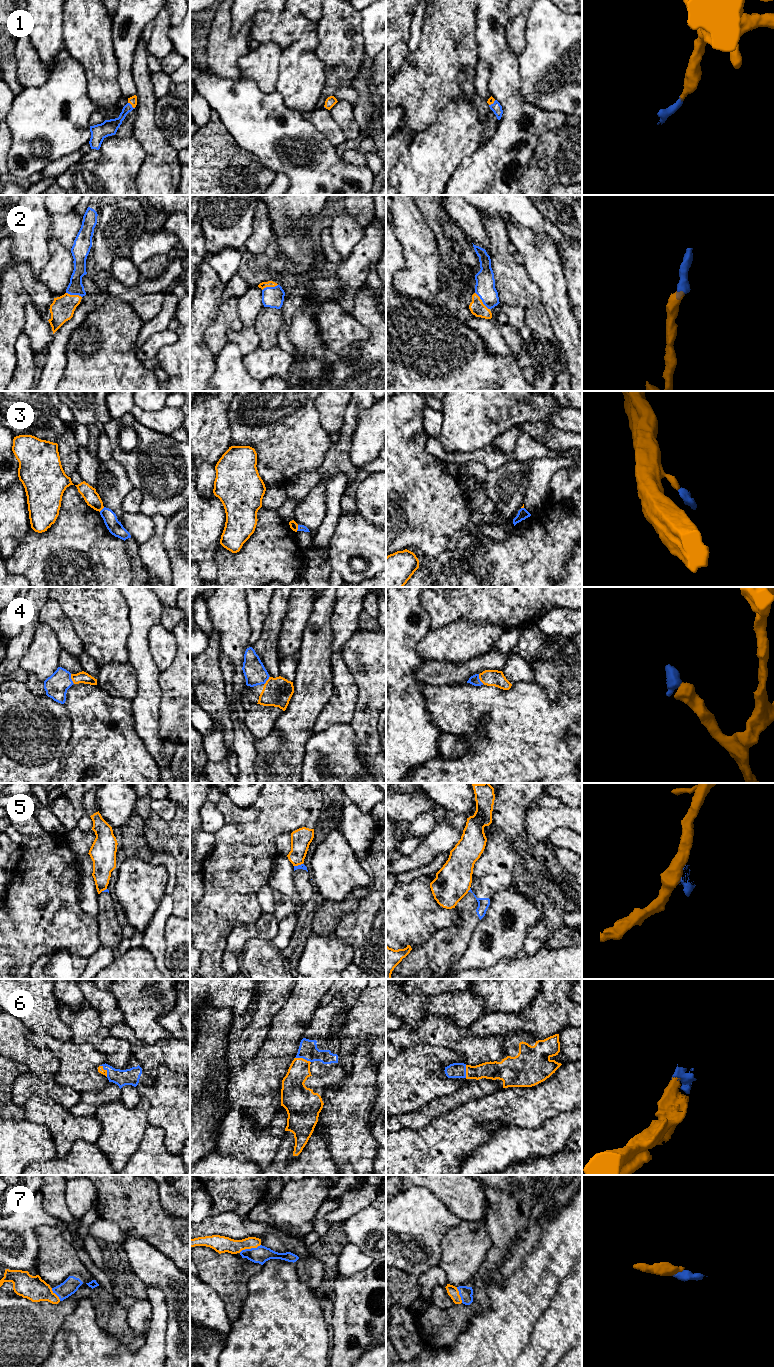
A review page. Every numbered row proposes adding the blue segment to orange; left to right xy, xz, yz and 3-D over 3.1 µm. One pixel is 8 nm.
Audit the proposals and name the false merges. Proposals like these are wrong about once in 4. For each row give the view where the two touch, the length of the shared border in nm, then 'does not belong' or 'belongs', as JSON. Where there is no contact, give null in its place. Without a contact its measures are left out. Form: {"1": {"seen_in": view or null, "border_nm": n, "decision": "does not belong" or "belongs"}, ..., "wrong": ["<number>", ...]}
{"1": {"seen_in": "xy", "border_nm": 80, "decision": "belongs"}, "2": {"seen_in": "yz", "border_nm": 180, "decision": "belongs"}, "3": {"seen_in": "xz", "border_nm": 50, "decision": "does not belong"}, "4": {"seen_in": "xy", "border_nm": 90, "decision": "belongs"}, "5": {"seen_in": "yz", "border_nm": 40, "decision": "does not belong"}, "6": {"seen_in": "xz", "border_nm": 130, "decision": "belongs"}, "7": {"seen_in": "xz", "border_nm": 190, "decision": "belongs"}, "wrong": ["3", "5"]}

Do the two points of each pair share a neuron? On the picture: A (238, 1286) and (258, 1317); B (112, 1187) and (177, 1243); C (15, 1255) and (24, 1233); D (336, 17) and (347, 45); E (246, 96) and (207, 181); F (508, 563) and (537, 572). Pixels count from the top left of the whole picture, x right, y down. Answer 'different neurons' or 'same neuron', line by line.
A: different neurons
B: same neuron
C: same neuron
D: same neuron
E: different neurons
F: same neuron

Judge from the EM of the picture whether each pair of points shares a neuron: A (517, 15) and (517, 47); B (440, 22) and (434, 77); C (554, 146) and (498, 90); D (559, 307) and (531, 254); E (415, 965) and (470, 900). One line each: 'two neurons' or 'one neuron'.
A: one neuron
B: one neuron
C: two neurons
D: one neuron
E: one neuron

